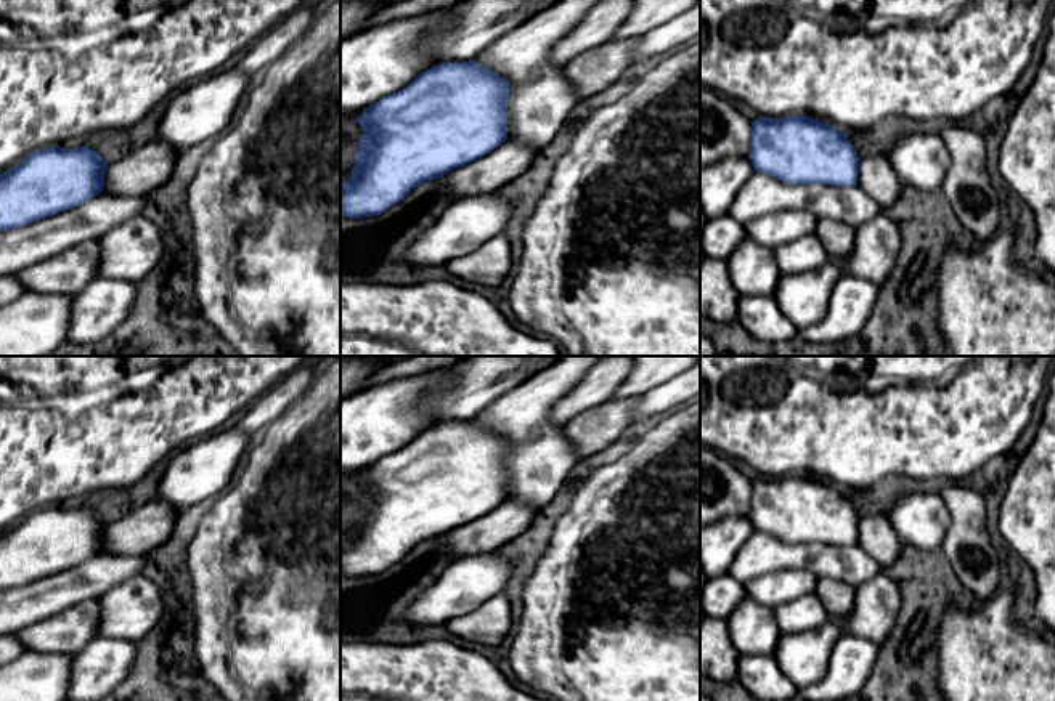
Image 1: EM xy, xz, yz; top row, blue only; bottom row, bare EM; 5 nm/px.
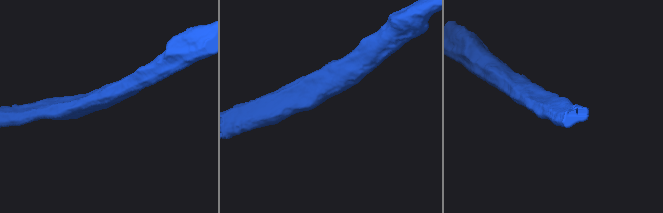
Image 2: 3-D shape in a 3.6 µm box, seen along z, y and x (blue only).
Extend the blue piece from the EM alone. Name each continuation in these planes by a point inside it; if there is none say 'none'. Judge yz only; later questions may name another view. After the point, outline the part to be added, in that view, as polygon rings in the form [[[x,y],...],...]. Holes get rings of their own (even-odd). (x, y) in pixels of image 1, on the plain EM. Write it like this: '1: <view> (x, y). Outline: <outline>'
none

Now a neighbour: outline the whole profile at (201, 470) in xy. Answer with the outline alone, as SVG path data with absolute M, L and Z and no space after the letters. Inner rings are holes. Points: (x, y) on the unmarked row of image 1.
M234 425L177 451L164 470L154 500L167 502L180 513L198 502L218 497L249 440L251 433Z

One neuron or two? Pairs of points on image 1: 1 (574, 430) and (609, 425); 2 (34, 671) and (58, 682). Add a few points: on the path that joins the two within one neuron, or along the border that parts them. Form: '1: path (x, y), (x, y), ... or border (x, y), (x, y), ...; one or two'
1: path (582, 430), (593, 430), (601, 425); one
2: path (40, 677), (52, 680); one

